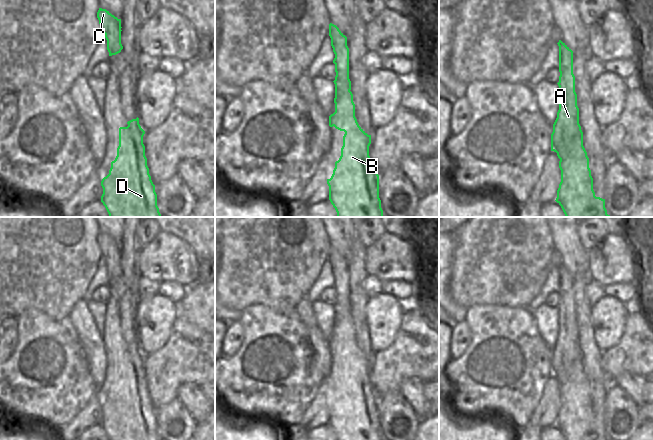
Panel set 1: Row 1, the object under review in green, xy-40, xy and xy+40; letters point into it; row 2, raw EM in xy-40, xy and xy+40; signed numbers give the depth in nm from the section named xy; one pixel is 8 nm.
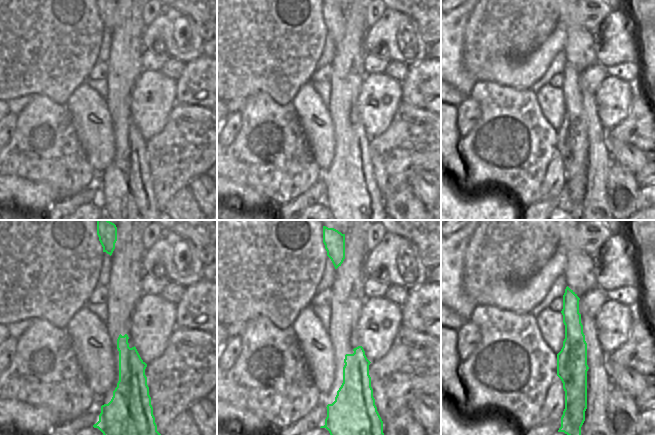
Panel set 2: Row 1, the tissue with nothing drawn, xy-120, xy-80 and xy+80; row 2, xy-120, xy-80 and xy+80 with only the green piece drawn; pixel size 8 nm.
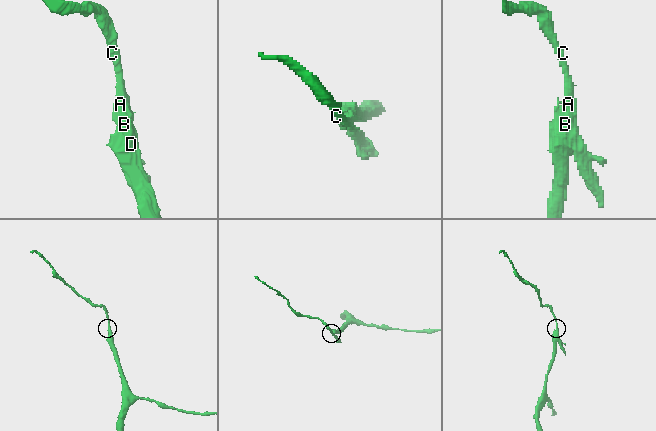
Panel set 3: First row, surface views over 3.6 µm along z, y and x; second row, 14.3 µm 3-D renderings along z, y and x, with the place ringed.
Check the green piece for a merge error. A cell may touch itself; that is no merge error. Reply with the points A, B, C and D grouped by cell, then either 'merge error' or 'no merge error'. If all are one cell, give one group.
groups A C / B D; merge error

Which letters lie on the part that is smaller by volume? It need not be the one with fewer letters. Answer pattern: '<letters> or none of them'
A, C

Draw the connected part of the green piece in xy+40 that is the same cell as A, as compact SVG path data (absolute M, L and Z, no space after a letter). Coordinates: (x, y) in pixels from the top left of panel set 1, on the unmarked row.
M561 264L559 270L559 334L551 358L551 375L558 376L564 369L583 359L579 348L579 332L573 298L573 275Z

